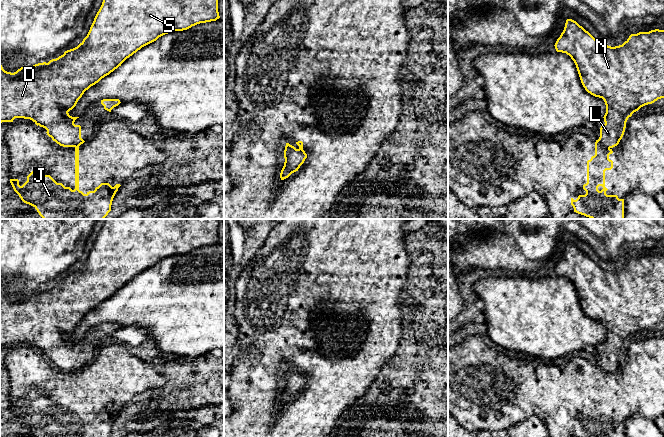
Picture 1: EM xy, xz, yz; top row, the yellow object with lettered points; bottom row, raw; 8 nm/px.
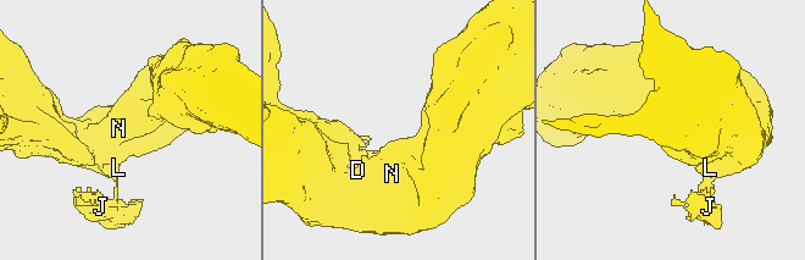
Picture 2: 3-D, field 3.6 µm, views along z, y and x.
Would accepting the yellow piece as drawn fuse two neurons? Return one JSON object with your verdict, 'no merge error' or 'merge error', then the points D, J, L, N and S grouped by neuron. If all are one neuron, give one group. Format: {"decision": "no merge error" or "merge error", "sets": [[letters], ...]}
{"decision": "merge error", "sets": [["D", "L", "N", "S"], ["J"]]}

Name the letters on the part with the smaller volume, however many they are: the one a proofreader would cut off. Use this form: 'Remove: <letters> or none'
Remove: J

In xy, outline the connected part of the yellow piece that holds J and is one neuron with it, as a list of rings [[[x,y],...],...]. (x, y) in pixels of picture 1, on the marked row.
[[[79,146],[75,147],[75,189],[57,183],[50,175],[41,171],[32,171],[27,181],[20,186],[18,179],[10,179],[14,191],[21,200],[33,206],[43,219],[104,219],[111,211],[113,198],[120,184],[112,187],[109,183],[101,183],[94,191],[84,194],[79,190]]]

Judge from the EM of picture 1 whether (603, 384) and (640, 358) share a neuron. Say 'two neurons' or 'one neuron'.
one neuron

